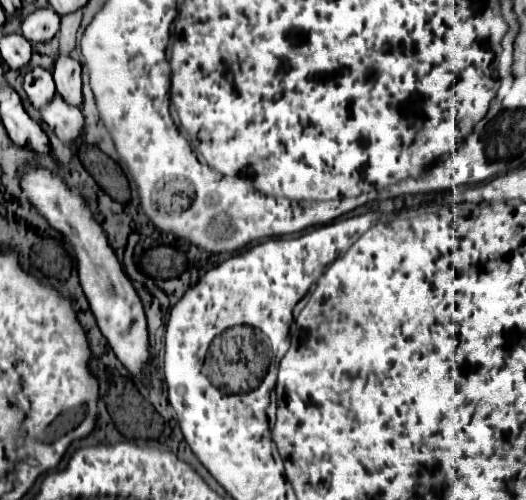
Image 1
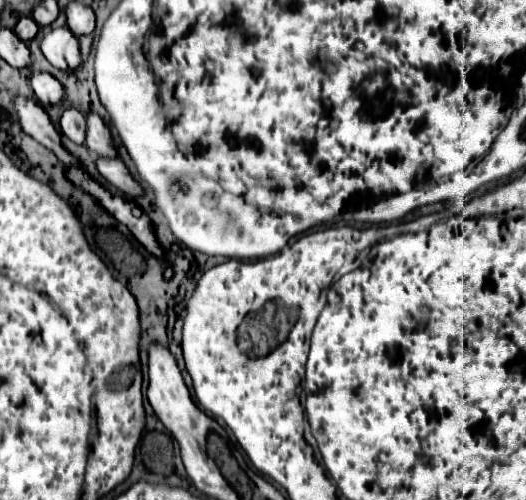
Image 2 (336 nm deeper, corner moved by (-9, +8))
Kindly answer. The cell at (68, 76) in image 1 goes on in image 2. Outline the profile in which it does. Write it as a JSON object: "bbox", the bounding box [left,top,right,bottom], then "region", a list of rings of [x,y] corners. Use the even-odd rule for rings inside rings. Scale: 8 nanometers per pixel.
{"bbox":[87,114,117,158],"region":[[[97,114],[87,116],[87,148],[101,158],[117,158],[117,150],[105,120]]]}

